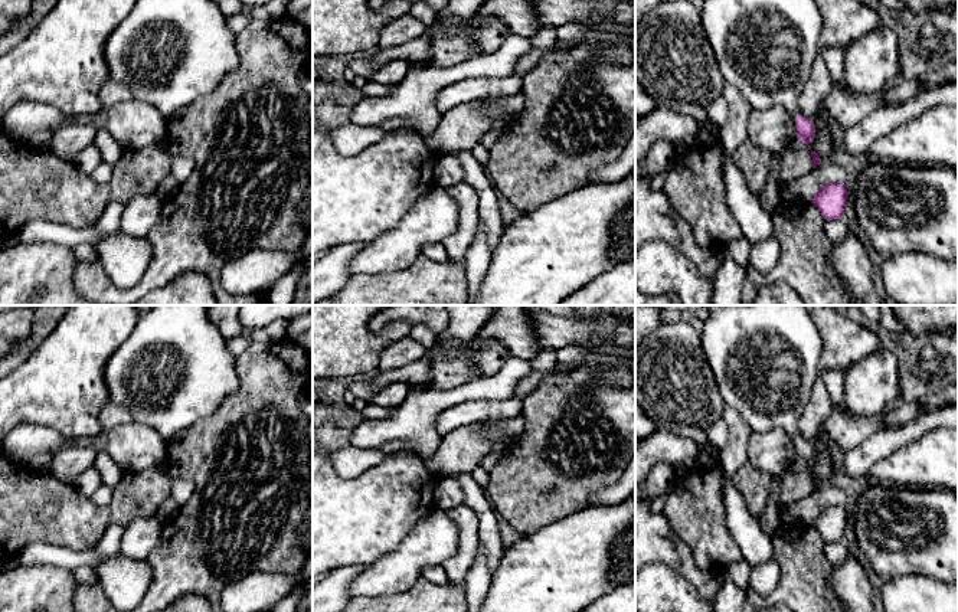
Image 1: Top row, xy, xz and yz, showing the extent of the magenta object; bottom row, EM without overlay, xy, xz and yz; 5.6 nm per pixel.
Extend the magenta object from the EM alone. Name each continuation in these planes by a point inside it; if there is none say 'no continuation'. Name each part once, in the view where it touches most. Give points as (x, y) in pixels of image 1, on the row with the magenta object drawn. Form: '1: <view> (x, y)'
1: yz (765, 48)

